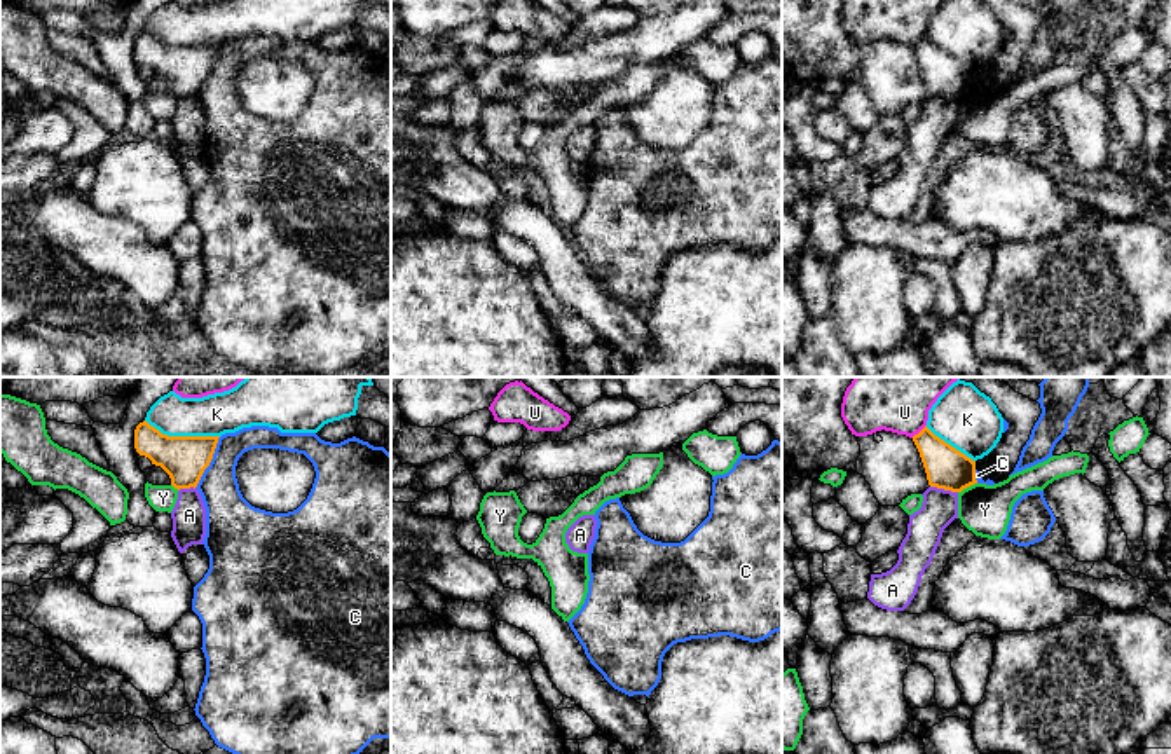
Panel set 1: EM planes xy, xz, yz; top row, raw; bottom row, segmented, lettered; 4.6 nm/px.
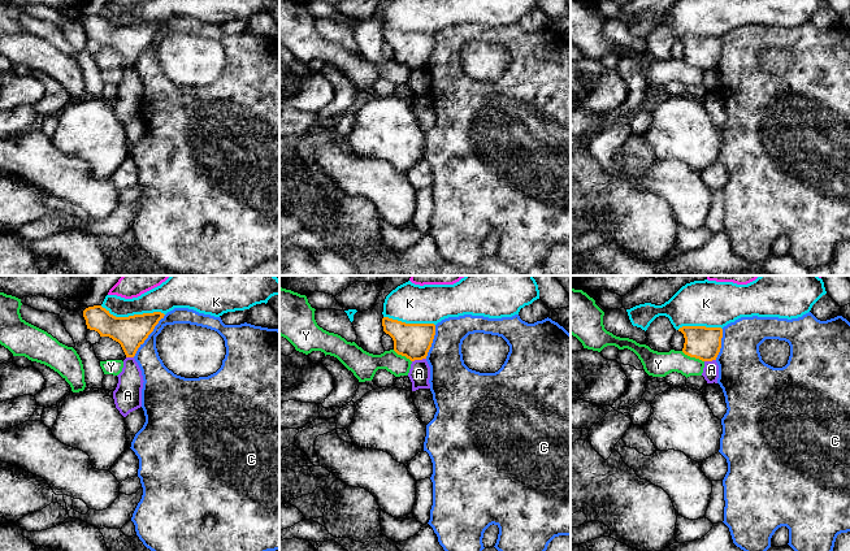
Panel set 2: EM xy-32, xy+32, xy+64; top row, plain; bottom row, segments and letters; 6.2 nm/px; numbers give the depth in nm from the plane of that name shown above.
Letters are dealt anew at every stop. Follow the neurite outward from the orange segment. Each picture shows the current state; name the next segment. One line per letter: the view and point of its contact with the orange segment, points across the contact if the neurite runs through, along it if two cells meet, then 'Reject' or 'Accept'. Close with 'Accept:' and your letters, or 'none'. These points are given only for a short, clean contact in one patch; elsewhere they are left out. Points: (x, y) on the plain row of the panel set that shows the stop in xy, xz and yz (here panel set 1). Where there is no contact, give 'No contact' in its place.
A: Touches orange at yz (945, 98). Boundary: yz (931, 95), (957, 102). Reject
C: Touches orange at xy (210, 70). Reject
K: Touches orange at xy (182, 46). Reject
U: Touches orange at yz (920, 41). Reject
Y: Touches orange at yz (967, 95). Boundary: yz (976, 91), (958, 102). Reject
Accept: none

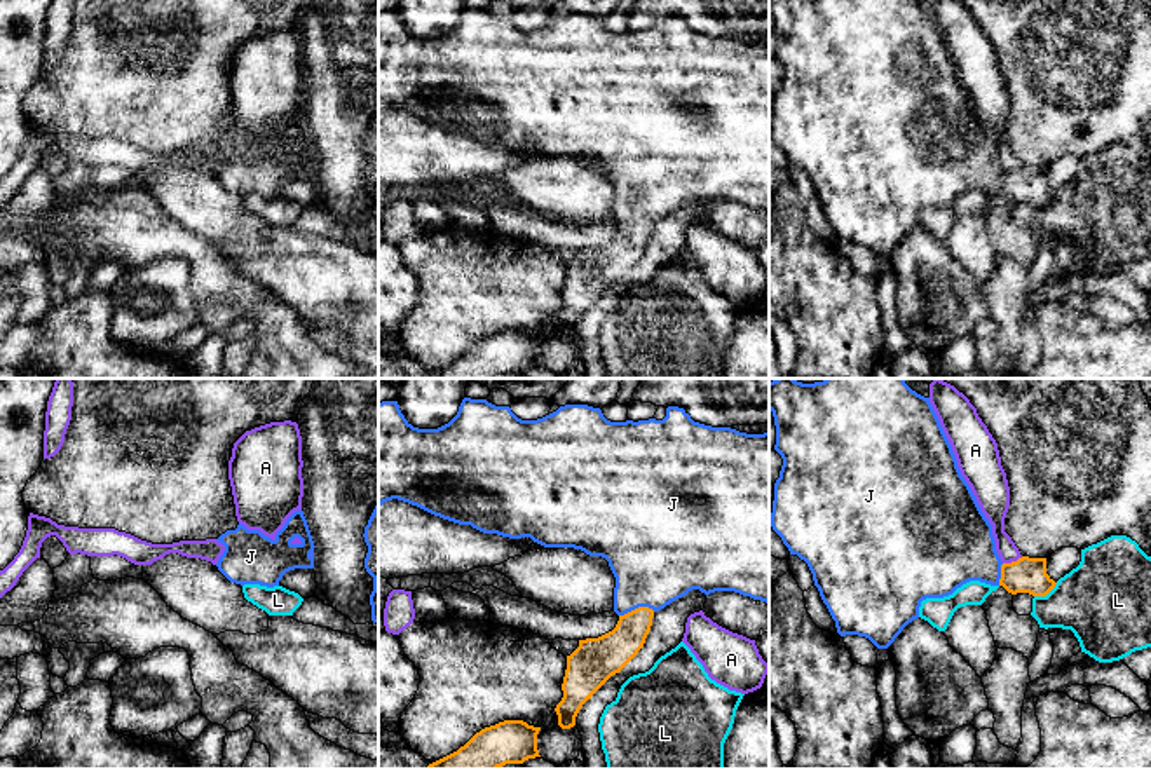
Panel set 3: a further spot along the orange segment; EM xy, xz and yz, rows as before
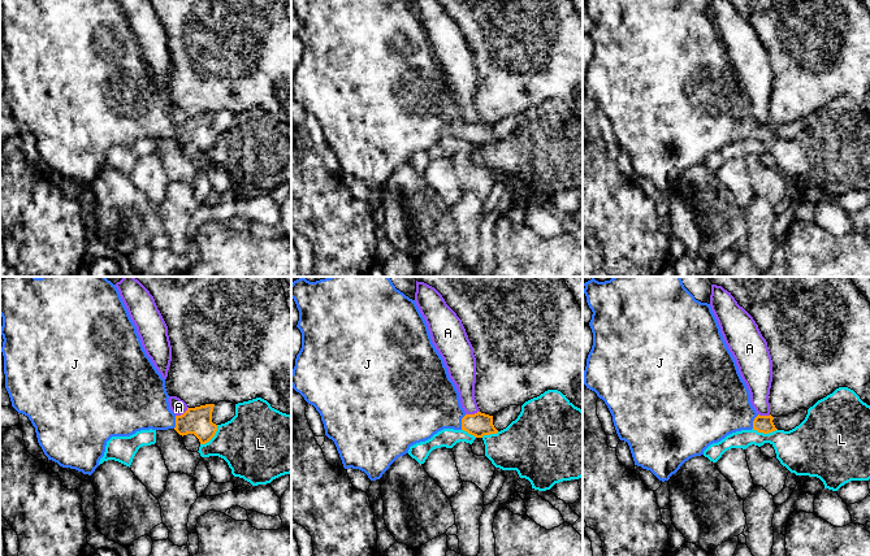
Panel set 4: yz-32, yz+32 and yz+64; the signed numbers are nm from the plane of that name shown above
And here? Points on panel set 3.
A: Touches orange at yz (1012, 171). Reject
J: Touches orange at xz (639, 217). Path across: xz (611, 262), (630, 243), (639, 217), (639, 201), (656, 166). Accept
L: Touches orange at yz (1045, 204). Reject
Accept: J

